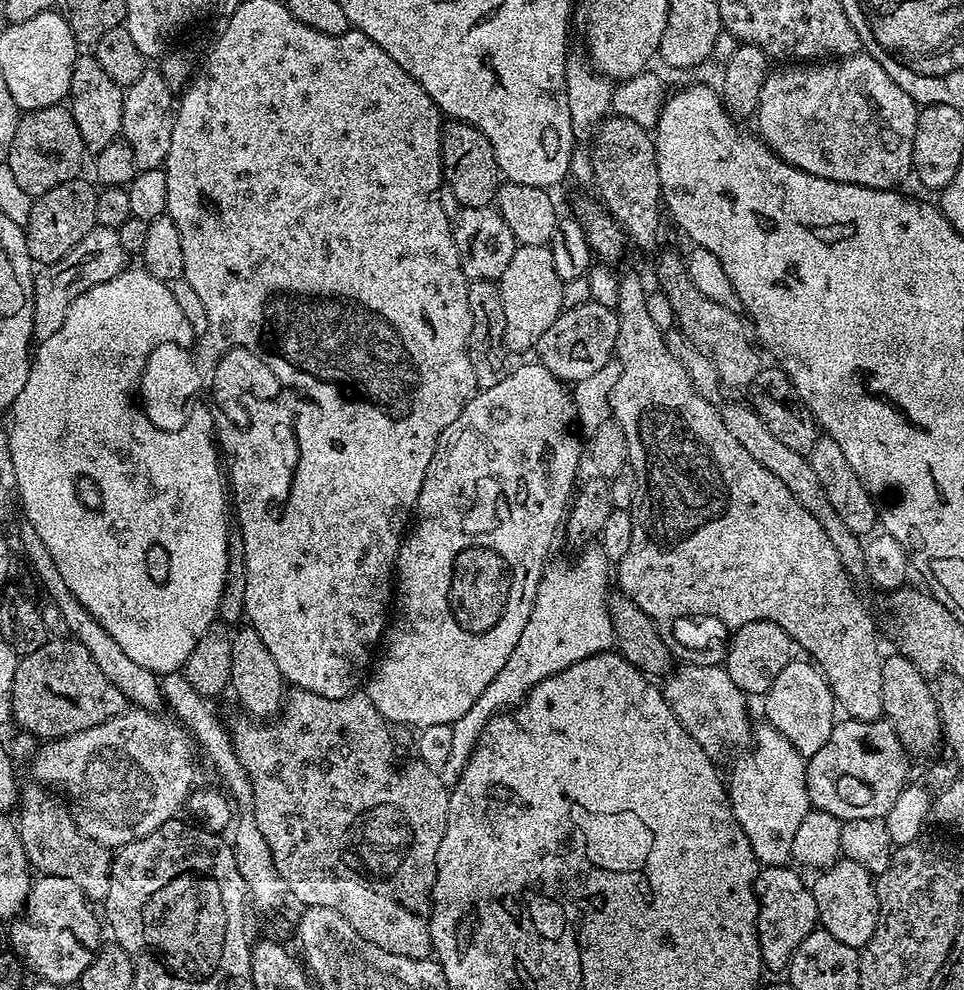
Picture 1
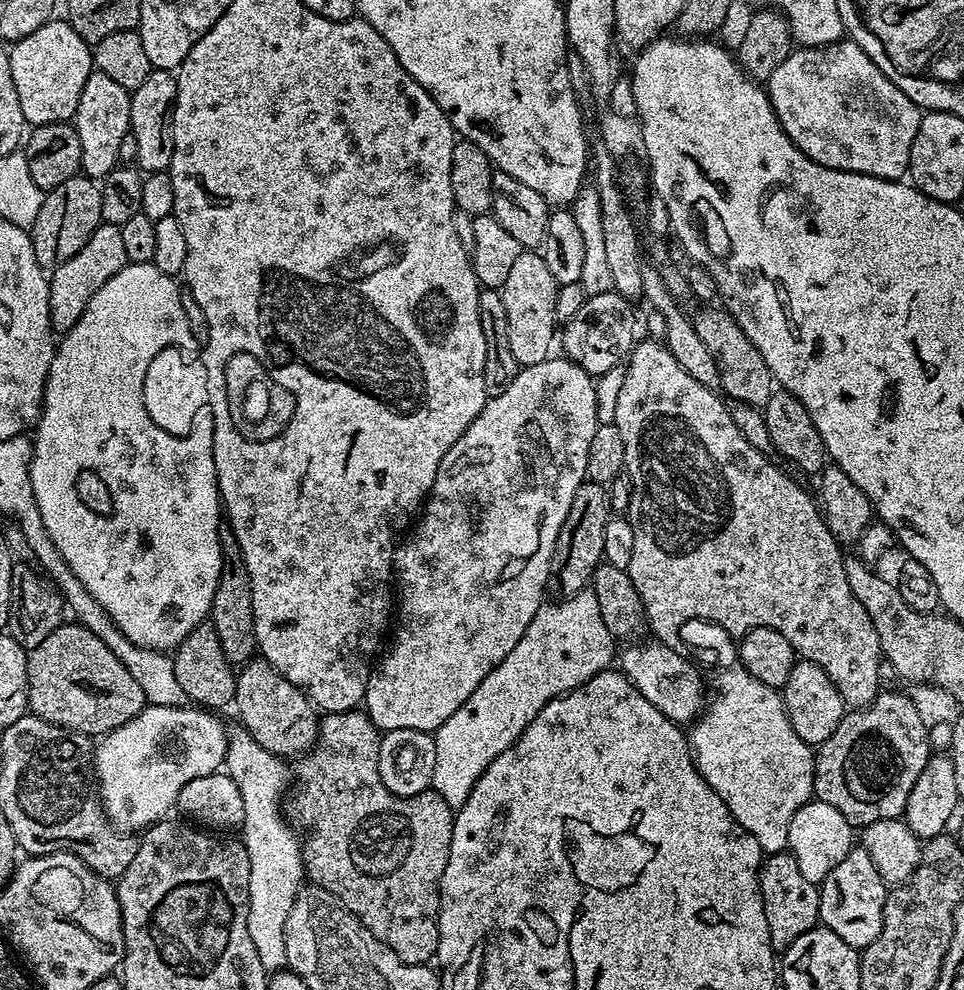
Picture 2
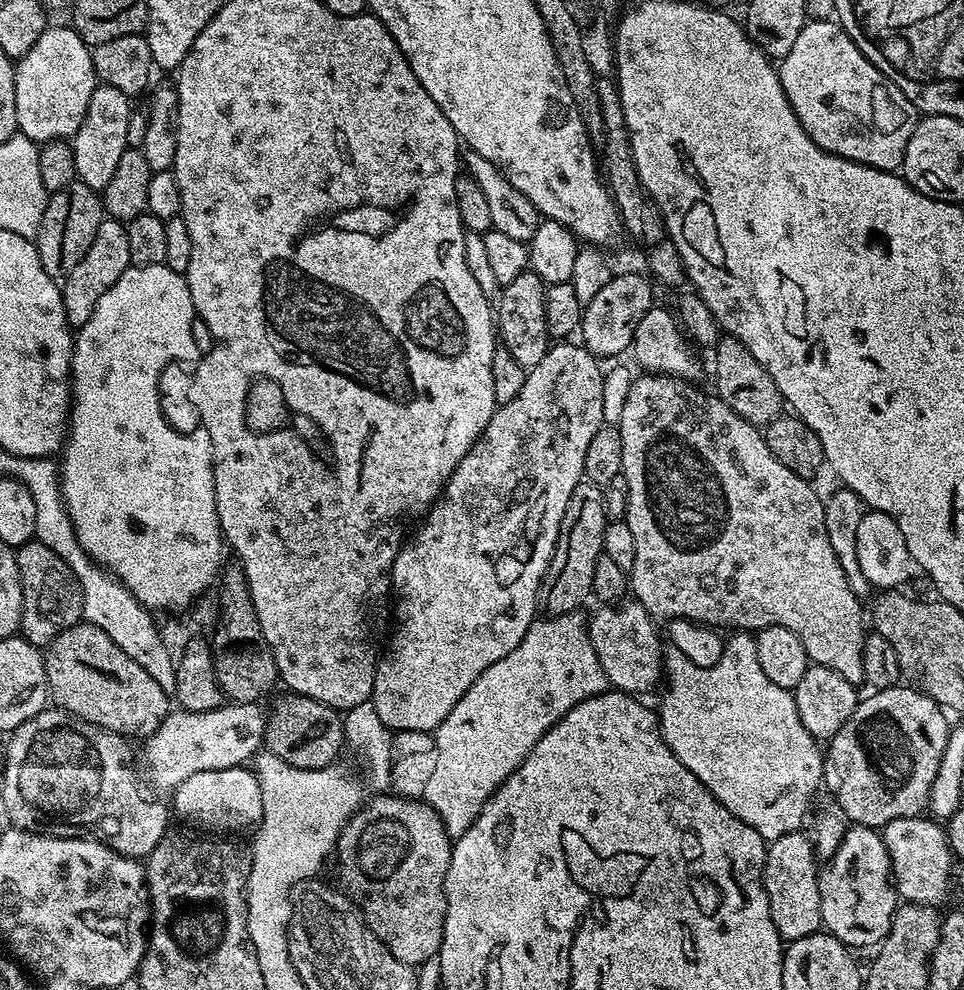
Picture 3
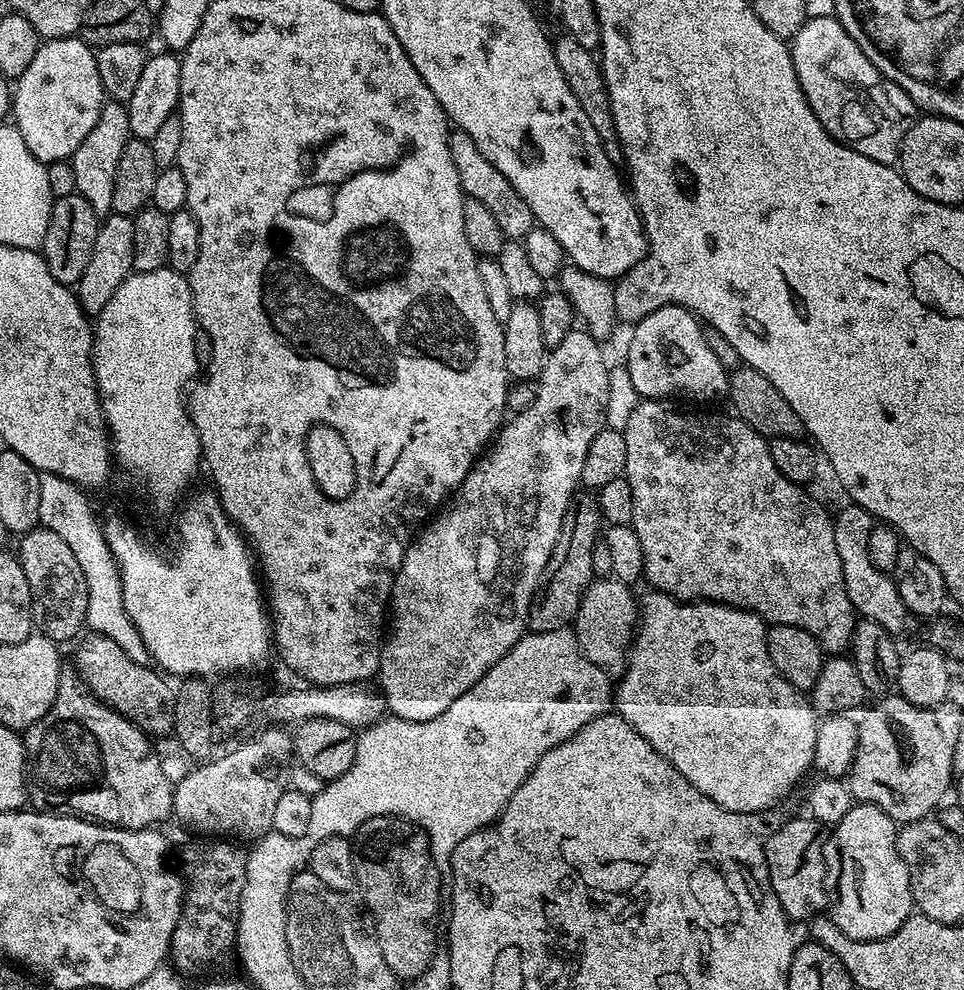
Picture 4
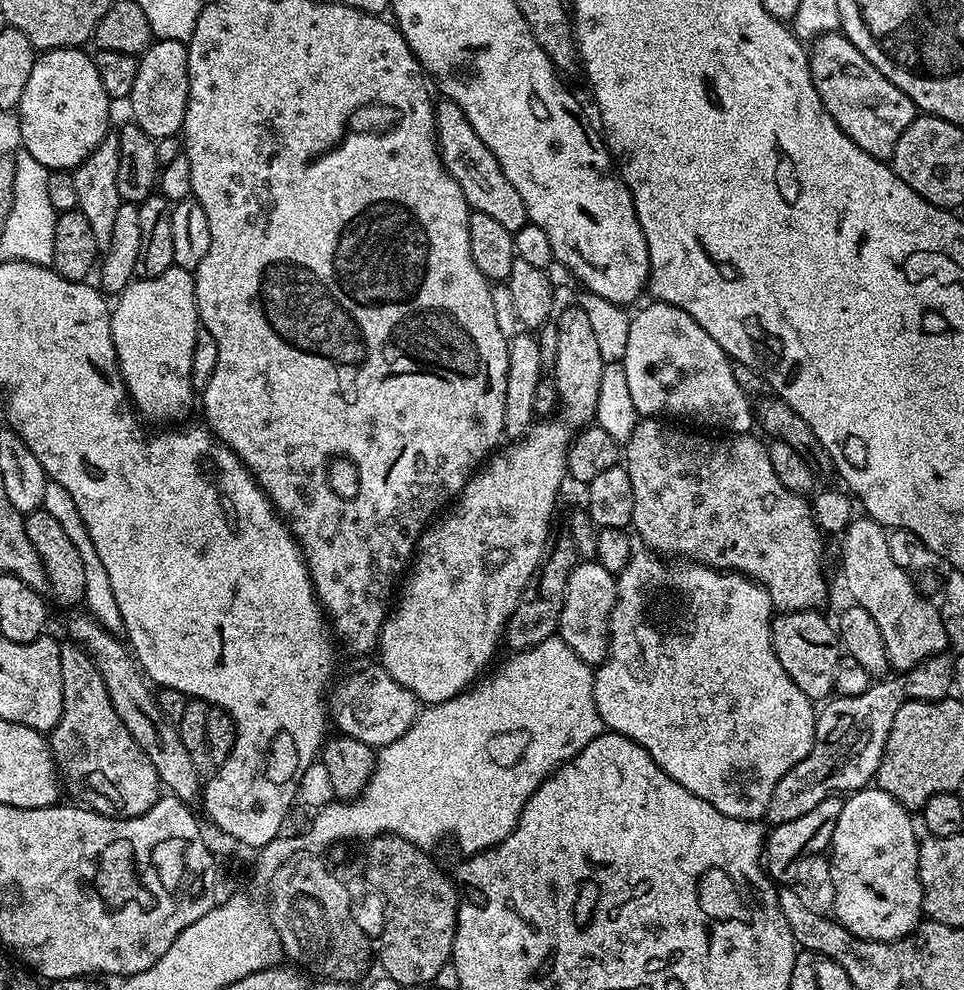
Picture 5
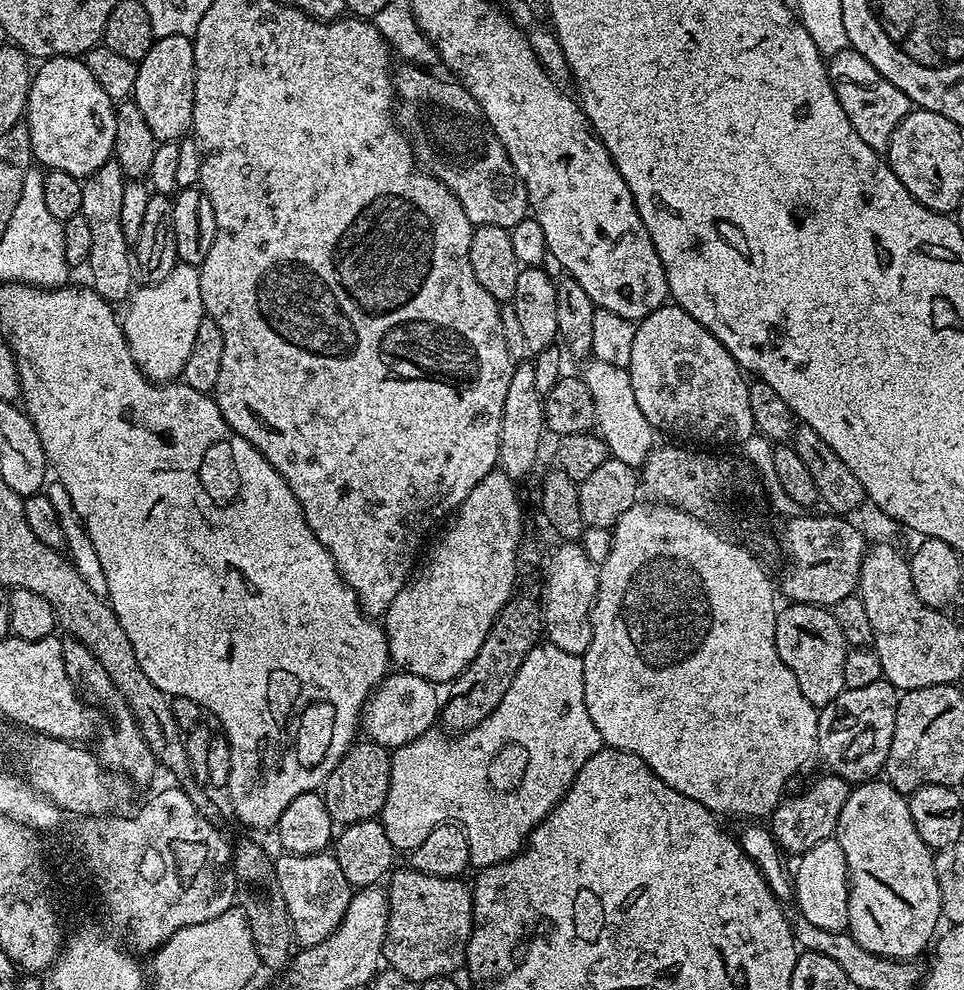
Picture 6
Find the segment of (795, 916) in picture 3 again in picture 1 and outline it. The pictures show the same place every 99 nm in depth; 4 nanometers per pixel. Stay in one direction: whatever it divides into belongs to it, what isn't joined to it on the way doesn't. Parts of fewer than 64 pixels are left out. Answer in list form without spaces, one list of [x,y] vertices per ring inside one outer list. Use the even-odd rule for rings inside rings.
[[[792,866],[761,867],[756,874],[756,905],[758,906],[758,946],[762,950],[762,962],[769,973],[783,973],[788,963],[794,958],[794,950],[802,946],[802,942],[811,932],[816,931],[820,915],[818,906],[814,902],[811,887],[792,869]]]

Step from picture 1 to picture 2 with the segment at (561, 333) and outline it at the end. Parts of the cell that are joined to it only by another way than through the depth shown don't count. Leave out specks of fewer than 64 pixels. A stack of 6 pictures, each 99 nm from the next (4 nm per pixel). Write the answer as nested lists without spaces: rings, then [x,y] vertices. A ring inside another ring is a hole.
[[[615,290],[589,296],[582,310],[578,310],[578,314],[574,314],[574,318],[563,325],[563,355],[582,366],[582,370],[586,370],[594,378],[599,378],[606,370],[621,367],[634,347],[632,327],[636,324],[636,316],[632,313],[632,304],[629,297],[621,296]]]

